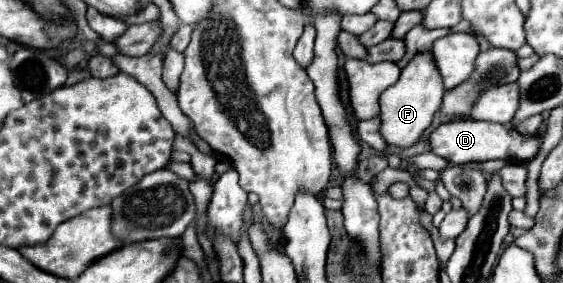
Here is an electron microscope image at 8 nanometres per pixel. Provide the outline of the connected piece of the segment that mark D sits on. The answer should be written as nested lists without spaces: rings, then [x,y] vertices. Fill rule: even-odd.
[[[458,118],[450,120],[446,124],[440,124],[430,134],[430,148],[436,156],[446,158],[452,164],[468,164],[468,162],[486,162],[486,160],[504,160],[512,158],[514,162],[528,162],[536,156],[540,146],[538,136],[522,136],[516,130],[508,130],[502,124],[492,122],[478,122],[470,118]]]

